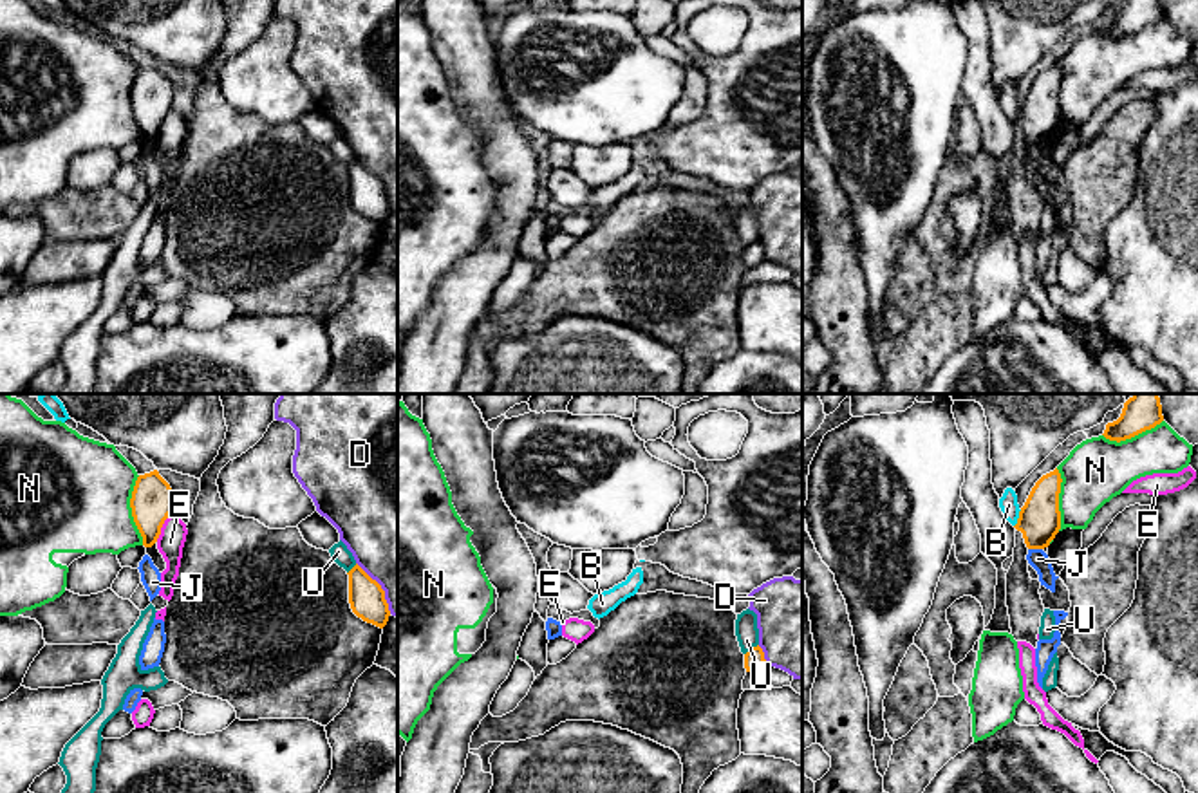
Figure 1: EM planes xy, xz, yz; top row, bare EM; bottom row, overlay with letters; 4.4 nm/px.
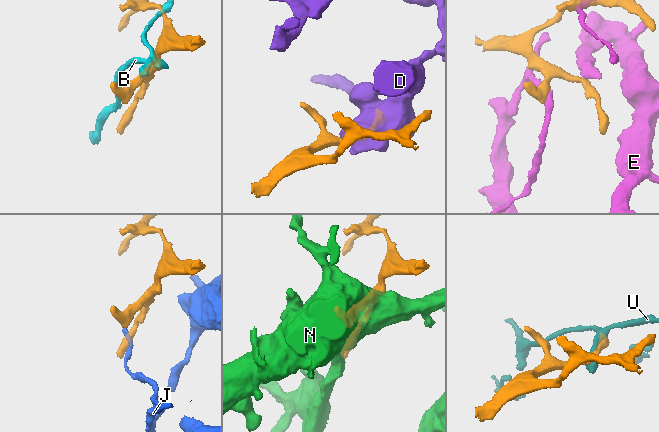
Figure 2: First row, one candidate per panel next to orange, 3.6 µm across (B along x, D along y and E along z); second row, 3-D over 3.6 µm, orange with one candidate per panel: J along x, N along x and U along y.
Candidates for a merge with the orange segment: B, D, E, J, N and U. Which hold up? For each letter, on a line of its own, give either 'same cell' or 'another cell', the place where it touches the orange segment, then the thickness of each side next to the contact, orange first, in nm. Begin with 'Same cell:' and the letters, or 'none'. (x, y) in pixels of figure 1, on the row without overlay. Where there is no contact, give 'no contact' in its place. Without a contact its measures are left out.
Same cell: none
B: another cell; meets orange in yz at (1018, 114); 190 nm thick on the orange side, 80 nm on the other
D: another cell; meets orange in xz at (763, 250); 90 nm thick on the orange side, 380 nm on the other
E: another cell; meets orange in xy at (161, 121); 190 nm thick on the orange side, 120 nm on the other
J: another cell; meets orange in yz at (1036, 143); 190 nm thick on the orange side, 90 nm on the other
N: another cell; meets orange in xy at (132, 105); 190 nm thick on the orange side, 460 nm on the other
U: another cell; meets orange in xz at (752, 244); 90 nm thick on the orange side, 100 nm on the other

